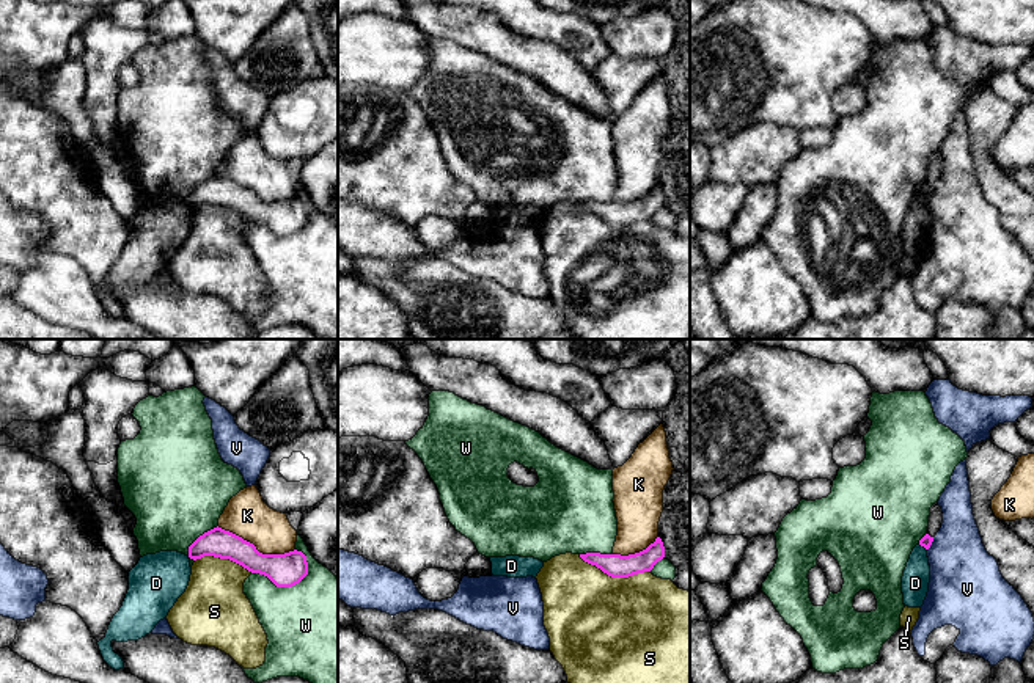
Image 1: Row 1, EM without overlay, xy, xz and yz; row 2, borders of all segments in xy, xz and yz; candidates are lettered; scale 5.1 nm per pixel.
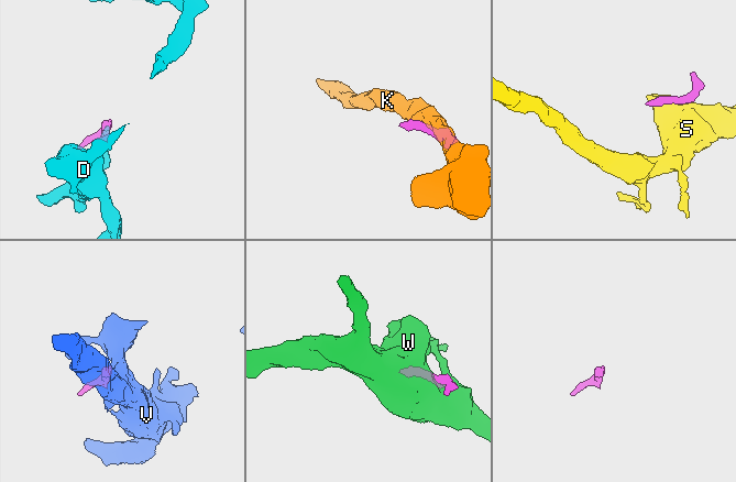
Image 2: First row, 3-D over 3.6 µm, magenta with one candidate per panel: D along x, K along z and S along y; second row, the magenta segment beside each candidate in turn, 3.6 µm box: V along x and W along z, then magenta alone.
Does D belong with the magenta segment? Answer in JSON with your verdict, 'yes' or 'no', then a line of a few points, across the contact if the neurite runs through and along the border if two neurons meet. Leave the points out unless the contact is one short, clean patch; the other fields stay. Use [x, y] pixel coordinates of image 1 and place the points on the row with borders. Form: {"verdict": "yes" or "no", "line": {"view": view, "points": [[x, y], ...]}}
{"verdict": "no", "line": {"view": "yz", "points": [[920, 544], [926, 550]]}}

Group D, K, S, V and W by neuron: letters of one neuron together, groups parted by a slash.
D / K / S / V / W

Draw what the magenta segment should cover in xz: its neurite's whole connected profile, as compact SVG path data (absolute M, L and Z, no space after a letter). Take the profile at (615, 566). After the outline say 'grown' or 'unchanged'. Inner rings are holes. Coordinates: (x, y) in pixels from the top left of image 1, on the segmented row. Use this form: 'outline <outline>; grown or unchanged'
outline M660 537L655 539L646 550L621 556L621 554L600 554L586 553L580 557L600 568L611 578L629 578L638 573L651 572L654 565L665 557L665 546Z; unchanged

